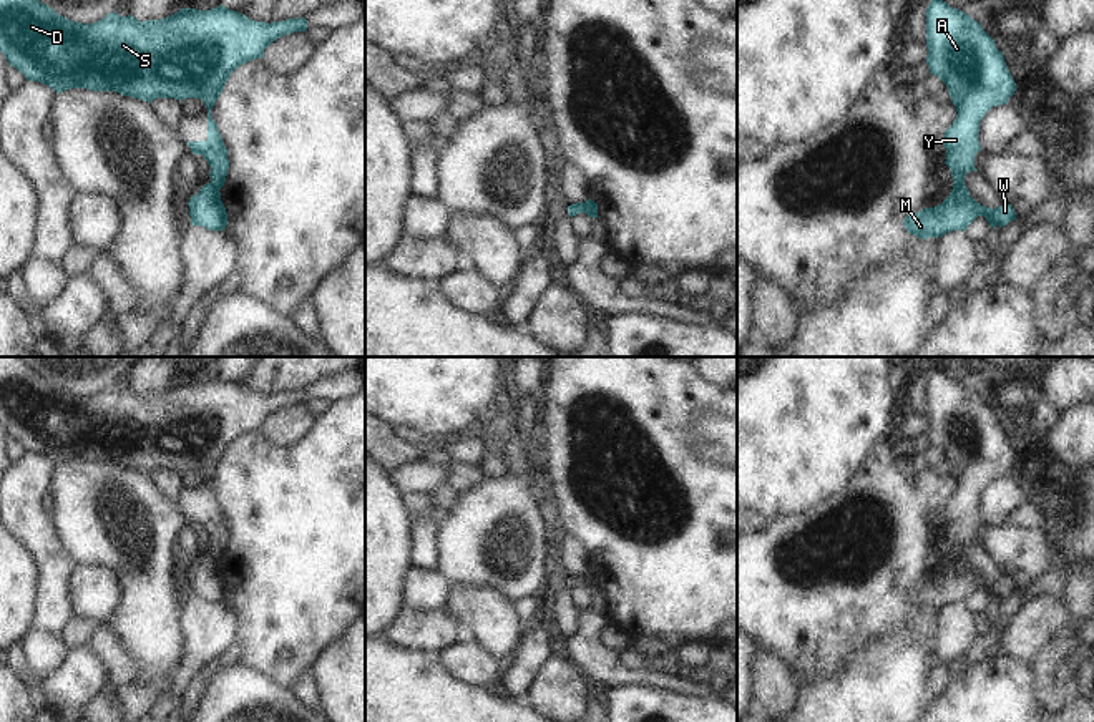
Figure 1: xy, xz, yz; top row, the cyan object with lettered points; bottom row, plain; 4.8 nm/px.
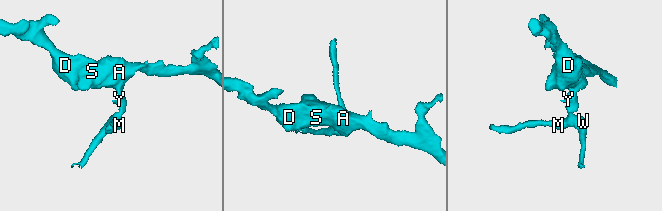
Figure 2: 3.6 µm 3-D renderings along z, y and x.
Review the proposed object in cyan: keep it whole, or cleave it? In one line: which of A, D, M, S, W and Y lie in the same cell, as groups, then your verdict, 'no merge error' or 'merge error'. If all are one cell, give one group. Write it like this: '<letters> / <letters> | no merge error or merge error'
A D S Y / M W | merge error

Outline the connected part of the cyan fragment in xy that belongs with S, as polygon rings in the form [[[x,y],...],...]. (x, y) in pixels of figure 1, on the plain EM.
[[[0,357],[0,423],[28,453],[40,453],[56,465],[86,460],[148,475],[156,470],[203,471],[208,480],[208,511],[189,513],[188,518],[193,526],[204,528],[211,538],[211,556],[217,561],[226,554],[229,531],[211,481],[226,453],[241,437],[264,430],[264,422],[277,410],[305,402],[304,388],[266,395],[222,377],[211,382],[181,380],[166,390],[146,393],[113,383],[86,397],[58,387],[20,357]]]

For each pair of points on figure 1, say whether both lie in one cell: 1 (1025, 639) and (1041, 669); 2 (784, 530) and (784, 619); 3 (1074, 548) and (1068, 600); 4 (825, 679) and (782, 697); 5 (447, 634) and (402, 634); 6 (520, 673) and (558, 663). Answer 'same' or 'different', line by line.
1: different
2: same
3: same
4: different
5: same
6: different

